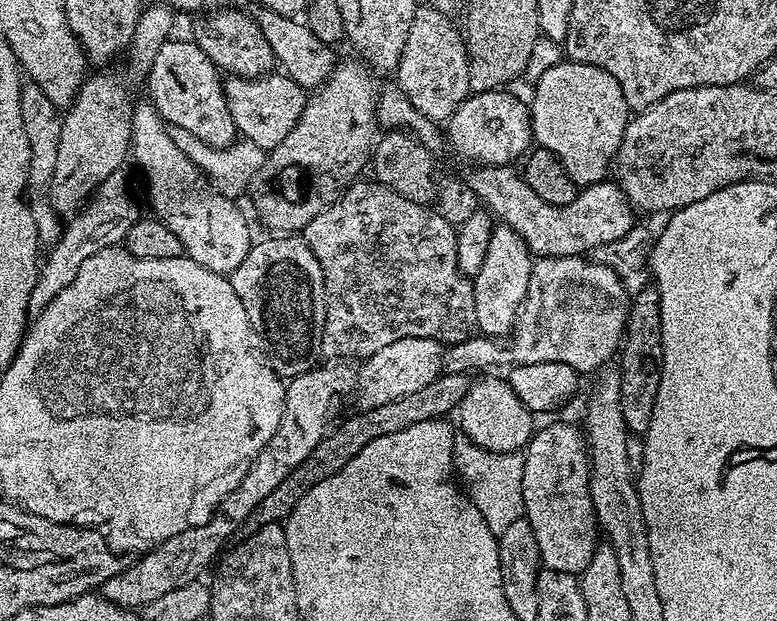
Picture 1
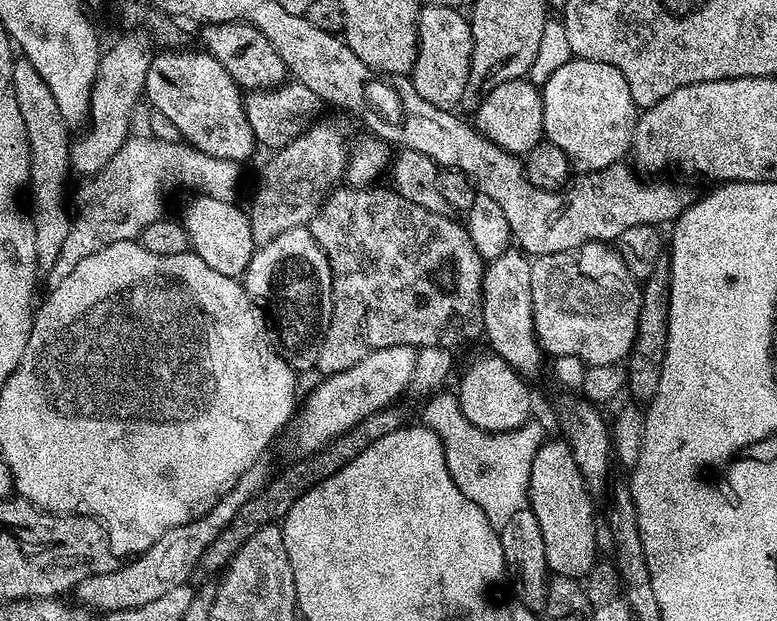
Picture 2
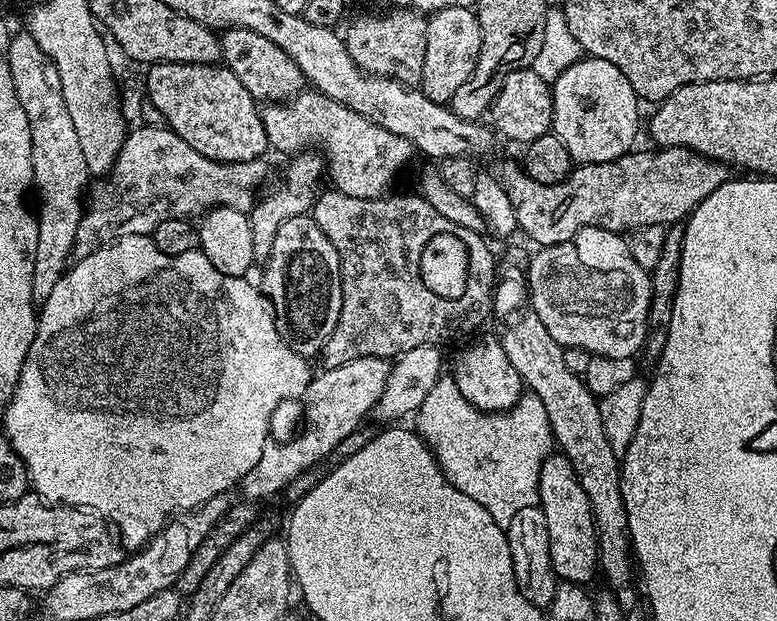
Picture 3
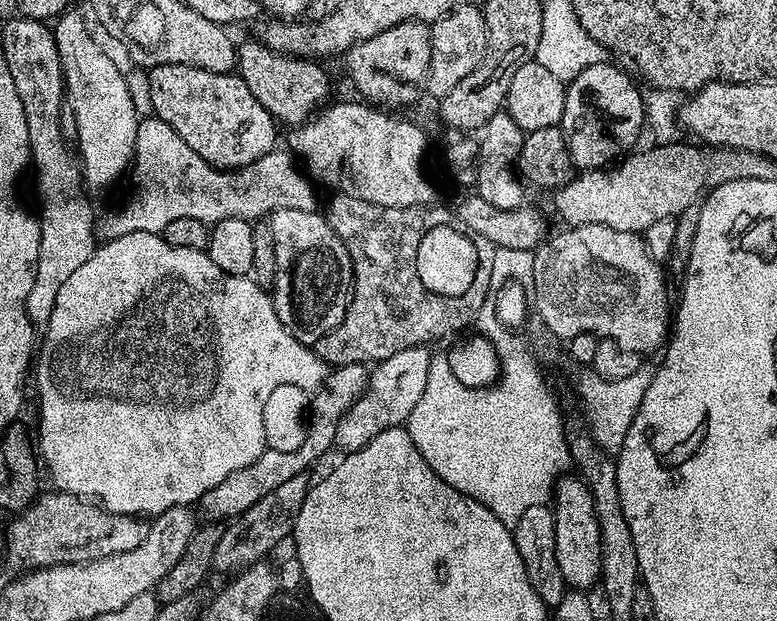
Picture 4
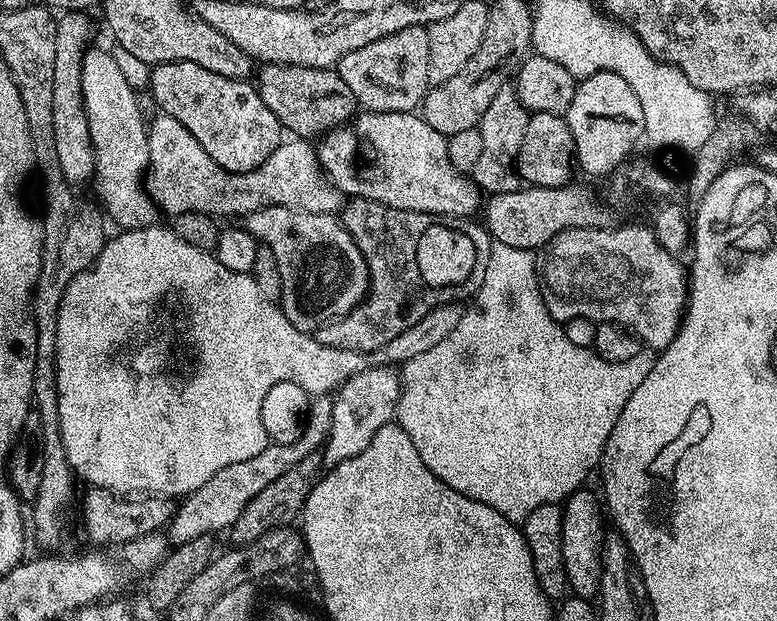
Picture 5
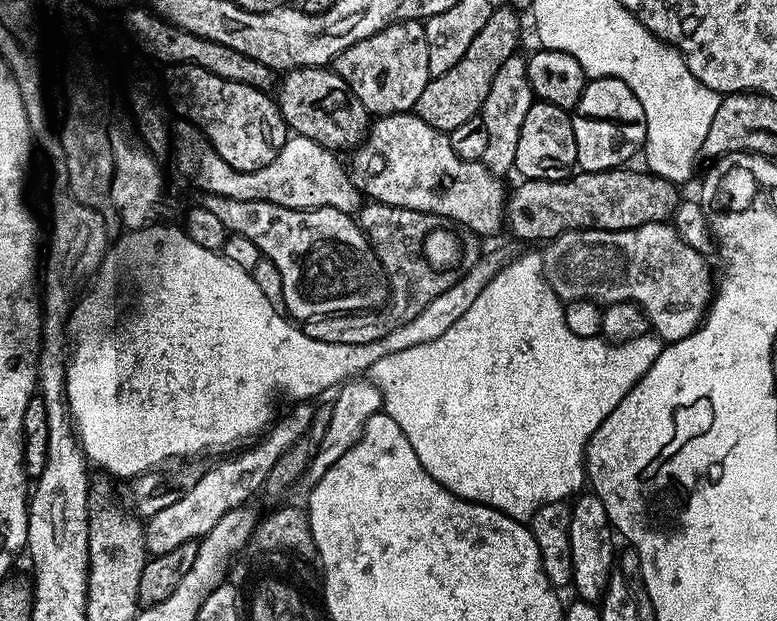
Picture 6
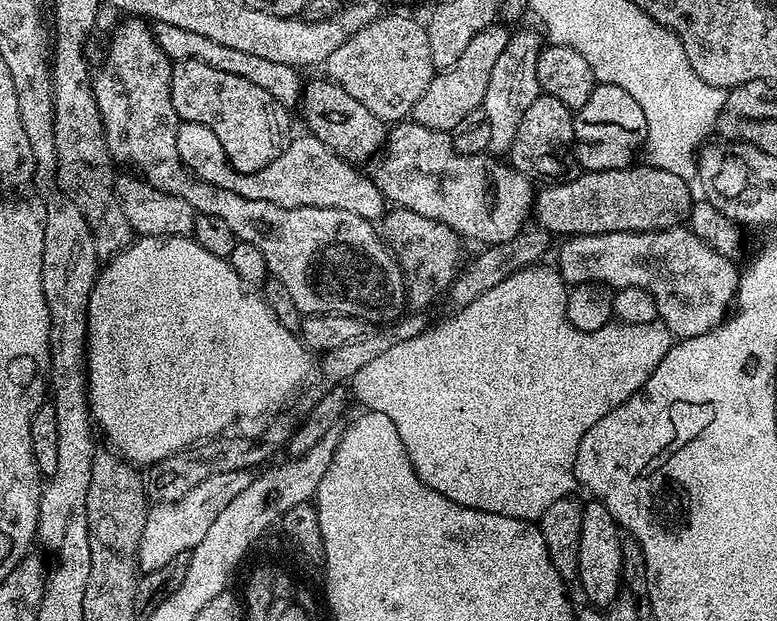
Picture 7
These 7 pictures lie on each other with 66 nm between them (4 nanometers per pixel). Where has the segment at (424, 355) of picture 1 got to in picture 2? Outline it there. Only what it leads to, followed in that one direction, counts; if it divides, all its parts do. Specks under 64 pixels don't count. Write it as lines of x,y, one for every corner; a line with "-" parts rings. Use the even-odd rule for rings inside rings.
386,346
382,350
374,350
374,354
366,354
362,362
354,362
350,370
323,377
319,381
321,384
305,400
303,397
298,412
300,422
296,428
297,453
311,454
322,450
358,426
362,418
395,405
399,401
396,399
404,391
409,391
416,369
416,354
417,349
410,346

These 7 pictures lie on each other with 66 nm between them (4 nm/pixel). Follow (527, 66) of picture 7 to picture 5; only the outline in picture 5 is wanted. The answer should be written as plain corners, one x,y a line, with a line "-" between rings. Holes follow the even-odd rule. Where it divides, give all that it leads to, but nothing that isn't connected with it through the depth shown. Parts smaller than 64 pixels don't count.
511,83
504,84
502,90
498,90
494,102
490,102
486,114
482,114
479,126
482,134
482,155
478,157
478,162
470,173
481,193
497,196
510,194
521,188
522,181
516,171
515,162
522,150
522,138
526,138
529,115
516,97
515,87

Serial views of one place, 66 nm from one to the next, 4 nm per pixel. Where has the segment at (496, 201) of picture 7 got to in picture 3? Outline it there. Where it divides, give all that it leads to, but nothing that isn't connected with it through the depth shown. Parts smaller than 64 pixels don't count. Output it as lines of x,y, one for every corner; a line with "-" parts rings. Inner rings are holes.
315,90
299,92
287,102
269,103
262,115
268,147
273,153
319,150
326,161
327,179
332,179
331,187
342,194
350,194
350,198
373,200
385,195
396,175
414,156
409,140
370,122
370,118
362,118
362,114
354,114
354,110

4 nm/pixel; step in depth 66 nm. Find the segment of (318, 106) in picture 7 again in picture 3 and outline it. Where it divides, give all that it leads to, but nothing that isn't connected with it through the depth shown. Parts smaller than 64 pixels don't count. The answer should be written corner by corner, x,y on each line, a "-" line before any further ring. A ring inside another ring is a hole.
241,28
223,29
220,36
220,55
222,57
223,67
229,68
250,90
252,97
257,102
287,102
292,97
297,96
299,92
305,91
306,81
302,70
270,38
262,38
262,34
254,34
254,30
242,30

